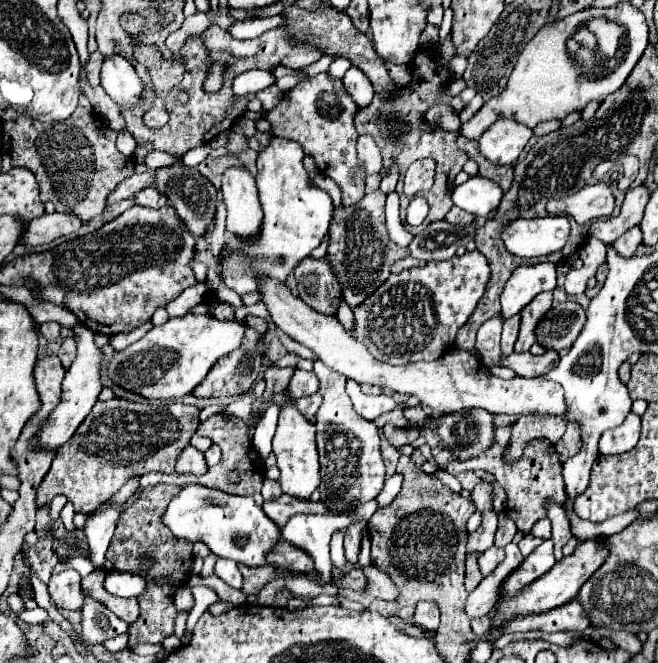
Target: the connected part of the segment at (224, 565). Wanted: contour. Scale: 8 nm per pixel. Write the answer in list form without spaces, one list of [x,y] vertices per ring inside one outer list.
[[[218,558],[216,568],[214,568],[214,574],[216,574],[218,578],[222,578],[228,586],[232,586],[232,588],[236,588],[236,590],[240,590],[240,588],[242,588],[242,574],[240,574],[240,570],[238,570],[236,562]]]

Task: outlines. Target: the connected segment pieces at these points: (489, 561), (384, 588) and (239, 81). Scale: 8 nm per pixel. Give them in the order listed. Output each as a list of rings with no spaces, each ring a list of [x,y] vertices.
[[[492,546],[488,552],[484,552],[484,554],[478,558],[478,566],[480,566],[482,576],[488,576],[502,560],[504,560],[504,550],[502,550],[502,548]]]
[[[368,564],[362,568],[366,578],[368,578],[368,584],[366,584],[363,592],[374,596],[374,598],[382,598],[386,602],[398,602],[398,588],[394,586],[394,582],[382,572],[378,570],[374,564]]]
[[[248,70],[244,74],[240,74],[234,80],[234,92],[238,96],[246,96],[246,94],[256,94],[268,86],[276,84],[276,76],[272,72],[264,72],[264,70]]]

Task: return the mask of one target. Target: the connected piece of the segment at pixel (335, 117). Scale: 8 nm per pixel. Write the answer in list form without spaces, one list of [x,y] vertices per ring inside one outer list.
[[[328,74],[312,78],[300,78],[300,84],[292,92],[284,94],[278,106],[274,106],[266,118],[272,124],[272,134],[290,138],[302,144],[304,154],[312,156],[320,174],[330,176],[342,190],[342,206],[352,206],[364,196],[364,166],[356,154],[358,132],[354,128],[354,116],[358,108],[344,92],[340,80]]]

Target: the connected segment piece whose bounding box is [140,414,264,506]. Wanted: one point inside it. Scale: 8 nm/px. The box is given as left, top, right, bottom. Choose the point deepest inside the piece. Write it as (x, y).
(230, 434)

